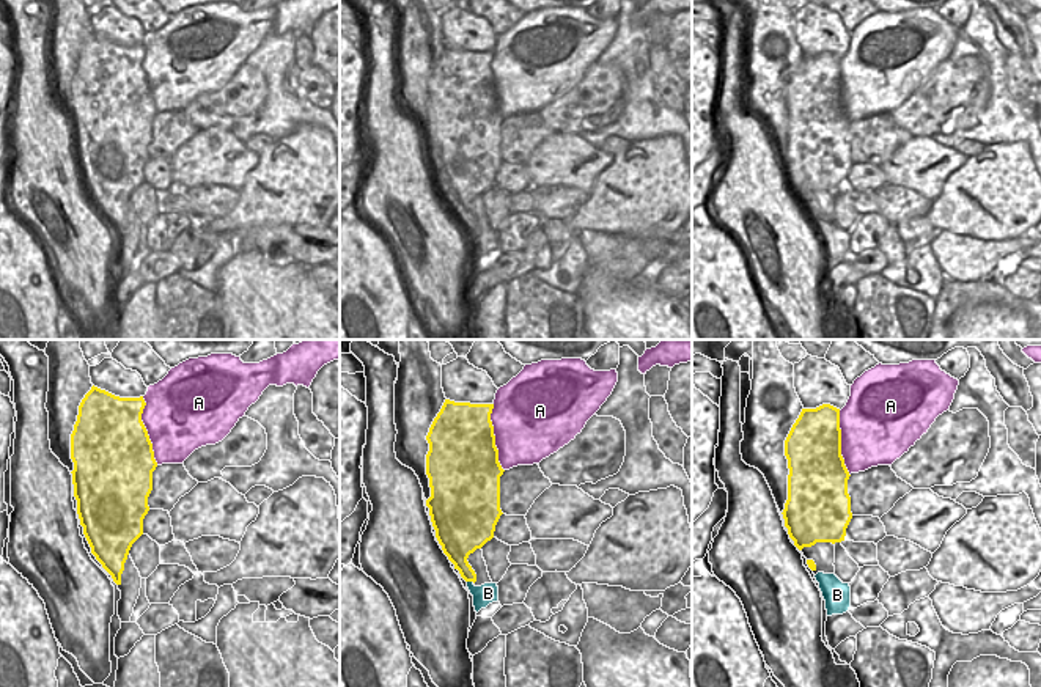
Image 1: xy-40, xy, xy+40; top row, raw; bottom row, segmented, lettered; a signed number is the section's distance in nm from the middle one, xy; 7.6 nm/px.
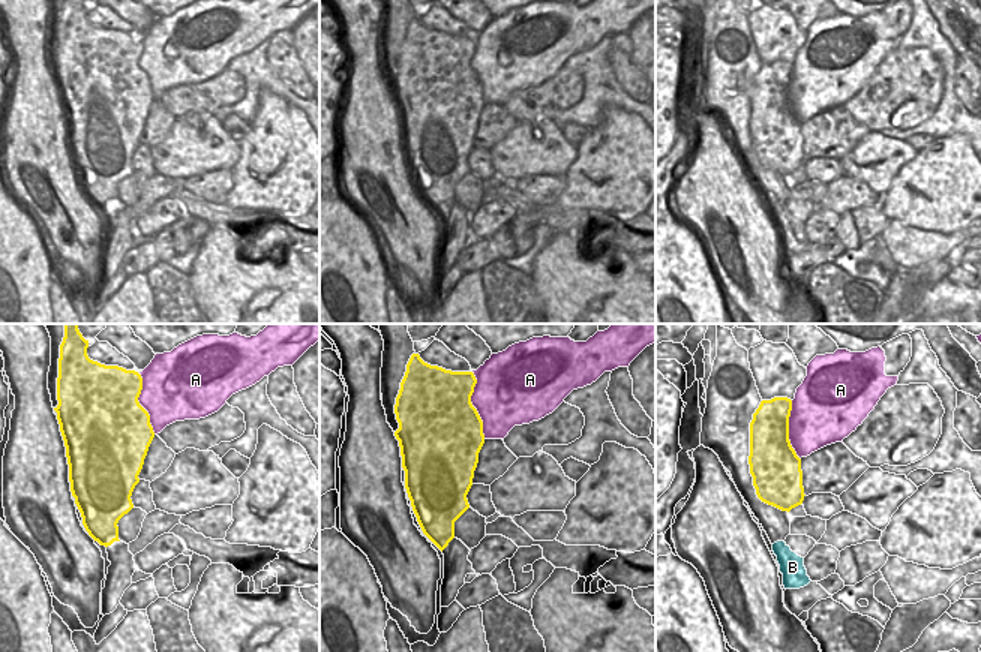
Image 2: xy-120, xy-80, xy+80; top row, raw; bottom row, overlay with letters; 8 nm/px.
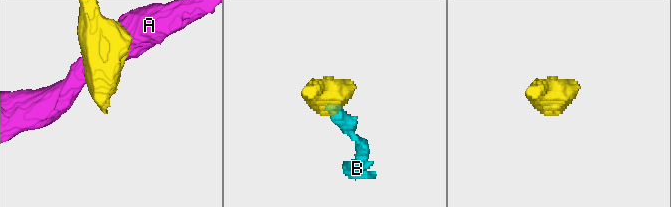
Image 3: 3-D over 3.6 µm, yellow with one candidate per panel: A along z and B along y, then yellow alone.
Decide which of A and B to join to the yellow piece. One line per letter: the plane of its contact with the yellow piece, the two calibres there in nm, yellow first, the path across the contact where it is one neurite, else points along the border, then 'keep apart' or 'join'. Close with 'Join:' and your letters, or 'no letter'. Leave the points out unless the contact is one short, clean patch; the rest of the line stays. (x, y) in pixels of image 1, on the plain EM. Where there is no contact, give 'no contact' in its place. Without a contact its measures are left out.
A: meets yellow in xy-40; 500 nm thick on the yellow side, 500 nm on the other; keep apart
B: meets yellow in xy; 180 nm thick on the yellow side, 160 nm on the other; runs through xy (458, 198), (458, 206), (470, 228), (478, 241), (488, 241); join
Join: B

